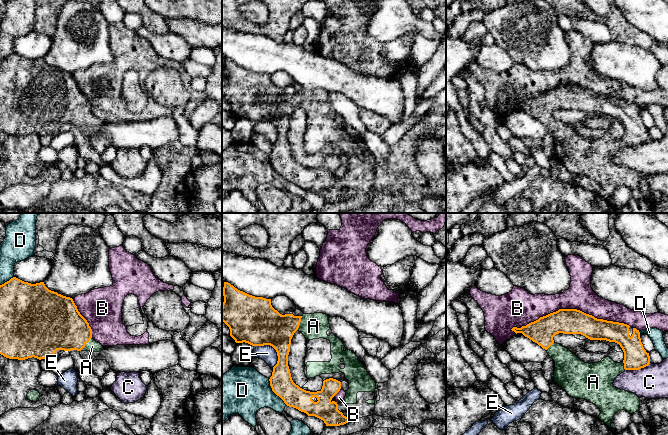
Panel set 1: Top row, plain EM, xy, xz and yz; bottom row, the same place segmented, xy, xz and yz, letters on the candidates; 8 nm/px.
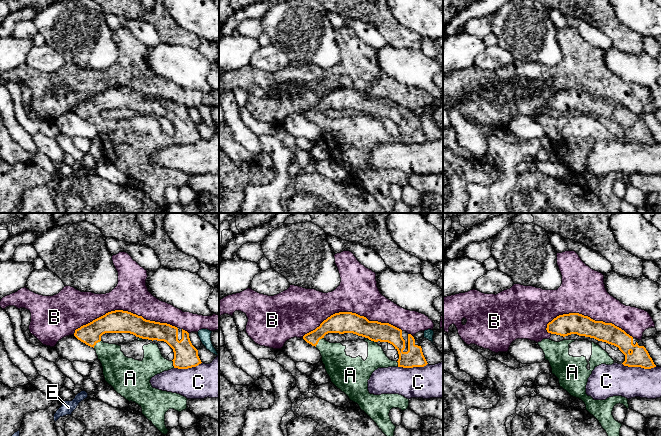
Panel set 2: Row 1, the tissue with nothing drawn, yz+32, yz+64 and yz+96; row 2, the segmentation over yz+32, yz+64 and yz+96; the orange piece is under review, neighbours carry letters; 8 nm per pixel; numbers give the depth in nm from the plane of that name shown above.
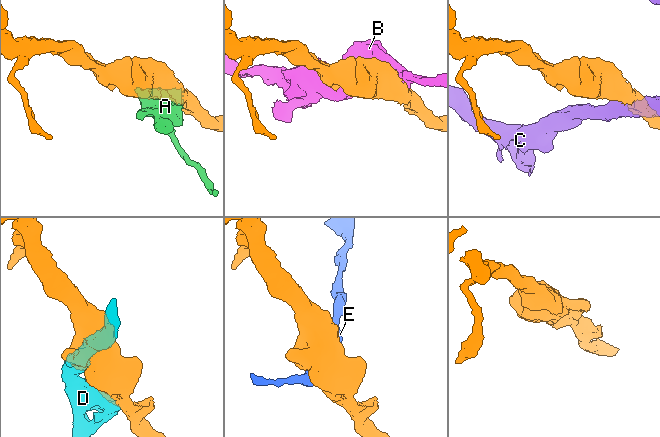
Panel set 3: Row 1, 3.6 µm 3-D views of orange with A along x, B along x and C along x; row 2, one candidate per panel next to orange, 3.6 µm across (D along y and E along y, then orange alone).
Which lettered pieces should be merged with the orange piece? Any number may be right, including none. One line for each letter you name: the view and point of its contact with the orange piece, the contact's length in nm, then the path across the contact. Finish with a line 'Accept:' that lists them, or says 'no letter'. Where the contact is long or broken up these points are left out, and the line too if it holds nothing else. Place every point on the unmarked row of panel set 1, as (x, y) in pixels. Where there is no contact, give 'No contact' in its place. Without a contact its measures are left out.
A: Touches orange at xz (299, 99). Shared border 130 nm
Accept: A

